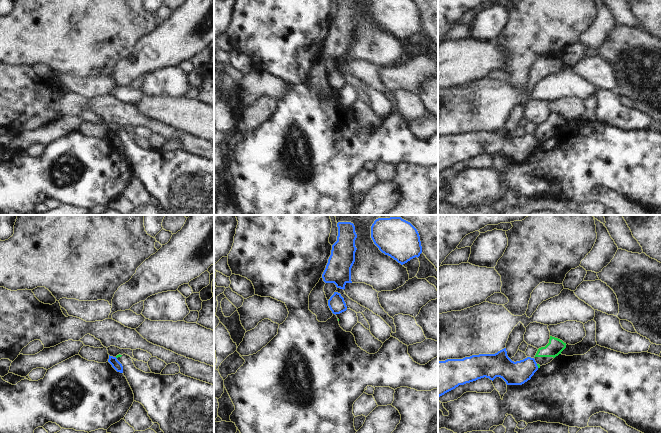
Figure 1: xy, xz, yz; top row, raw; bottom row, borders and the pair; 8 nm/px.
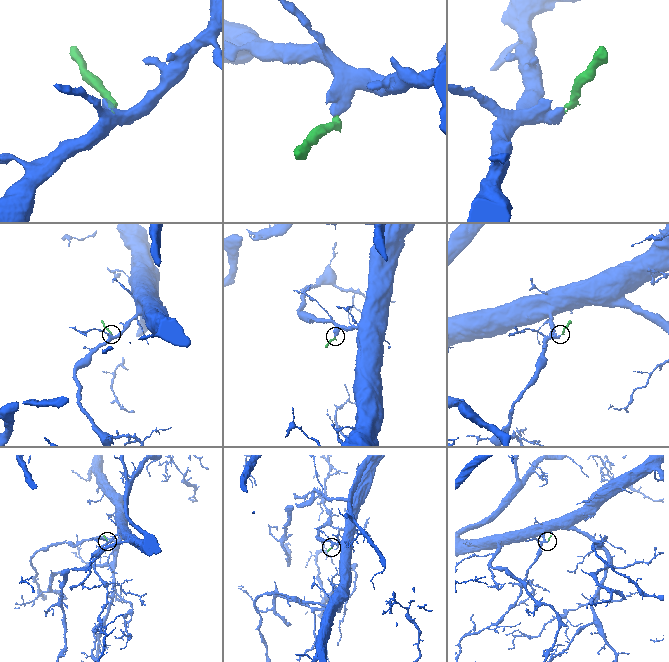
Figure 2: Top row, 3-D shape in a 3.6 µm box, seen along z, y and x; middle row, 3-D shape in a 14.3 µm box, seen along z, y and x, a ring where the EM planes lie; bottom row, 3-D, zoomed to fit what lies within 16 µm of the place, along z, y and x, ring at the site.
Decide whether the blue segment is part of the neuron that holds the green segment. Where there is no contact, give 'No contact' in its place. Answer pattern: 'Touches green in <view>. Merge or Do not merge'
Touches green in yz. Do not merge

